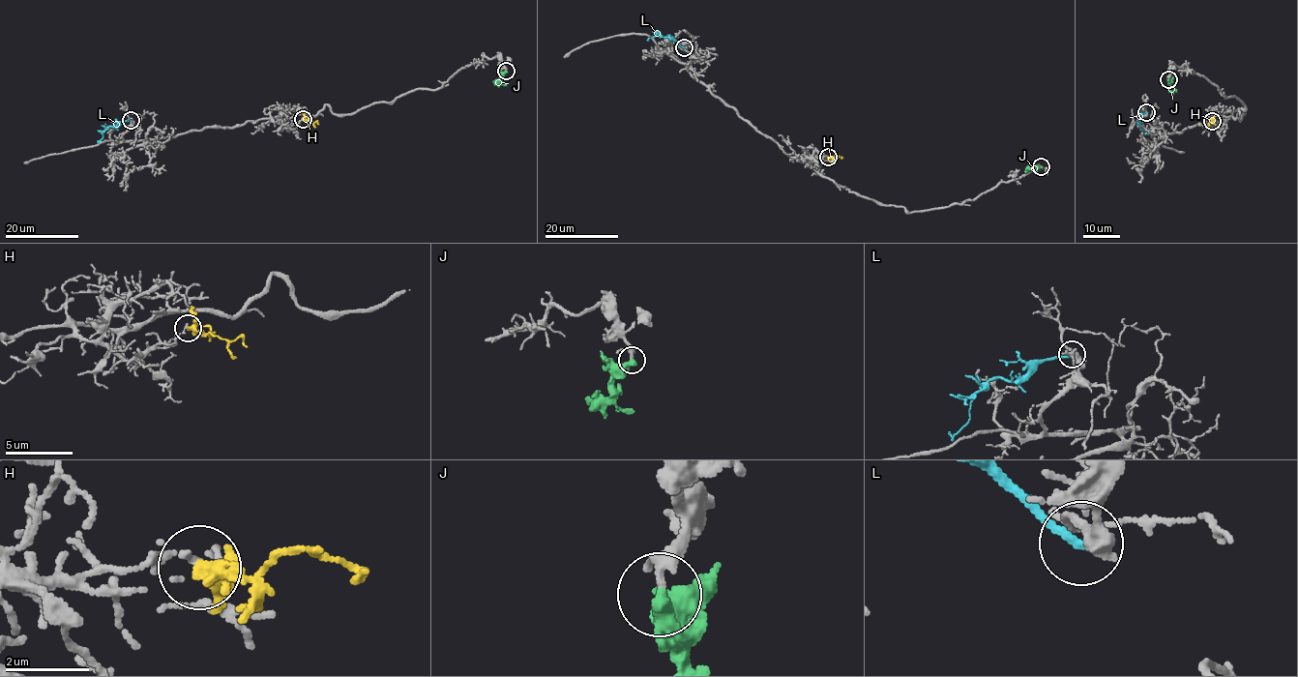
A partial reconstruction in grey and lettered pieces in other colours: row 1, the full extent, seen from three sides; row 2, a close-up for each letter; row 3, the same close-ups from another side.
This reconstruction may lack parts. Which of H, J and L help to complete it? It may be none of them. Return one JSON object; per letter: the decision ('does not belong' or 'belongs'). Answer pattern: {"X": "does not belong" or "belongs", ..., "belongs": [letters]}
{"H": "does not belong", "J": "belongs", "L": "does not belong", "belongs": ["J"]}

